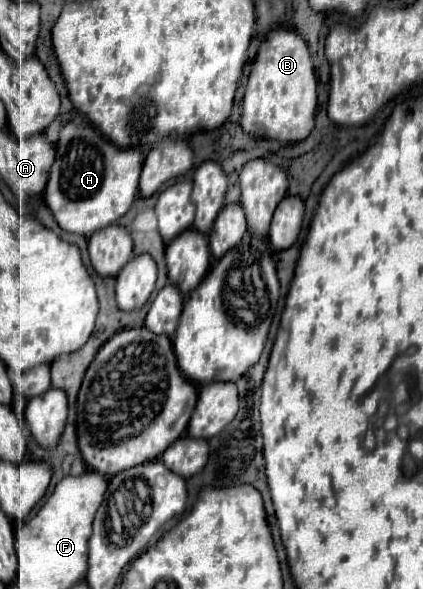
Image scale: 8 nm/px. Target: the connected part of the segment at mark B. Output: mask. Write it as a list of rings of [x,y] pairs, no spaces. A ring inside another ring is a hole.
[[[273,28],[263,40],[243,96],[241,126],[251,136],[297,142],[309,136],[317,110],[317,76],[307,42],[287,28]]]

